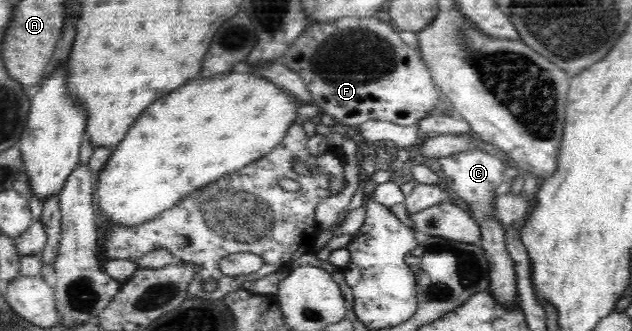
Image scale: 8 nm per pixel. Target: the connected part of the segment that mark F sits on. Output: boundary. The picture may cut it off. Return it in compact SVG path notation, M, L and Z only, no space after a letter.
M339 17L339 19L335 19L335 21L309 24L304 32L287 47L287 53L283 53L283 57L279 59L279 63L295 71L298 77L301 77L301 80L307 84L307 88L309 88L309 92L311 92L311 103L322 113L332 115L335 121L340 124L361 125L371 120L383 120L402 125L403 127L409 127L409 125L413 125L413 123L417 123L417 121L427 117L429 113L437 107L437 103L439 103L439 89L432 80L431 73L427 66L425 66L417 50L418 48L405 44L401 38L399 38L398 32L394 31L391 26L385 24L382 20L379 21L379 19L375 19L375 17L343 17L343 19Z

